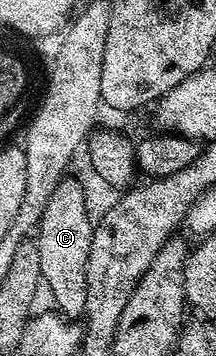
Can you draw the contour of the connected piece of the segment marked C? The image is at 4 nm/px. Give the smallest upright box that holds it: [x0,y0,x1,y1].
[35,177,95,320]

